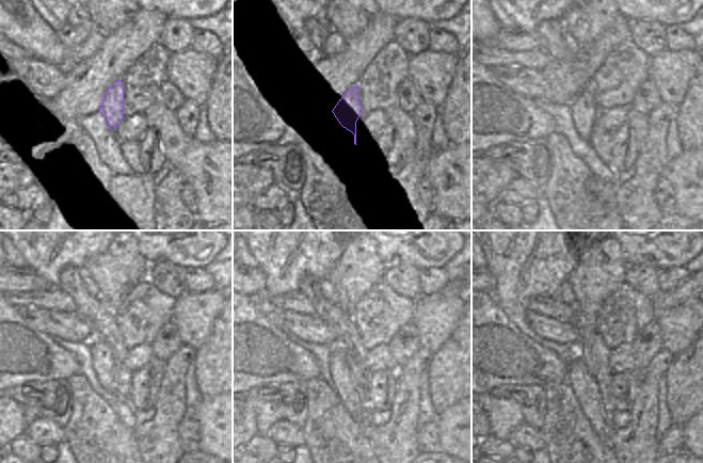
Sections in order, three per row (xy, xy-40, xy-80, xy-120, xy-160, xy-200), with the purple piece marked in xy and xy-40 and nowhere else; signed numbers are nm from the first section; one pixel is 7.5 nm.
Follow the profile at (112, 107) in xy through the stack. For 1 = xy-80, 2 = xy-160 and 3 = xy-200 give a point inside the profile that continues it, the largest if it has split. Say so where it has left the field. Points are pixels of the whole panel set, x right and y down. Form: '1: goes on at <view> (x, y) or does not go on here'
1: goes on at xy-80 (584, 111)
2: goes on at xy-160 (353, 400)
3: goes on at xy-200 (582, 384)

